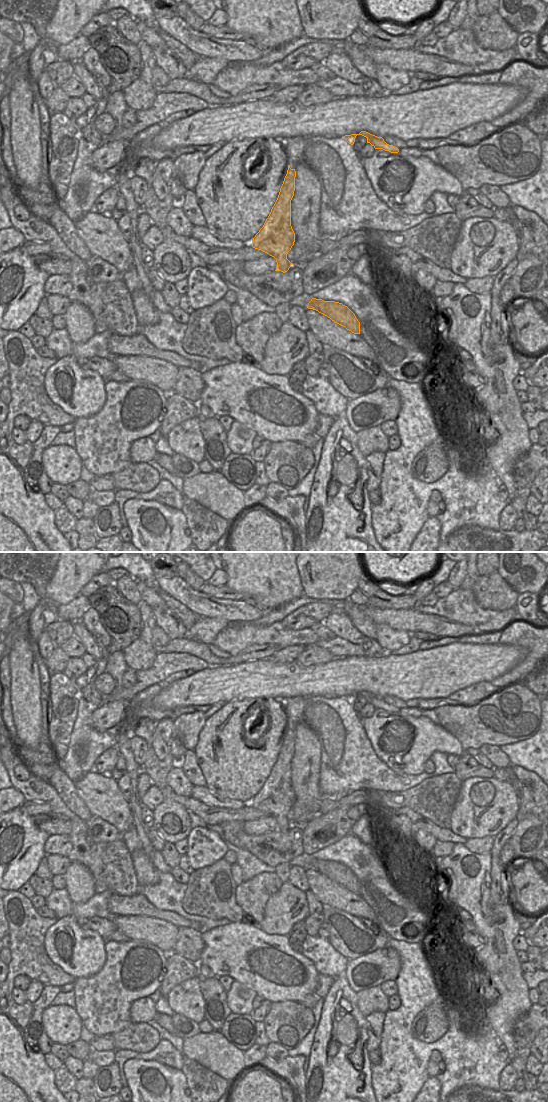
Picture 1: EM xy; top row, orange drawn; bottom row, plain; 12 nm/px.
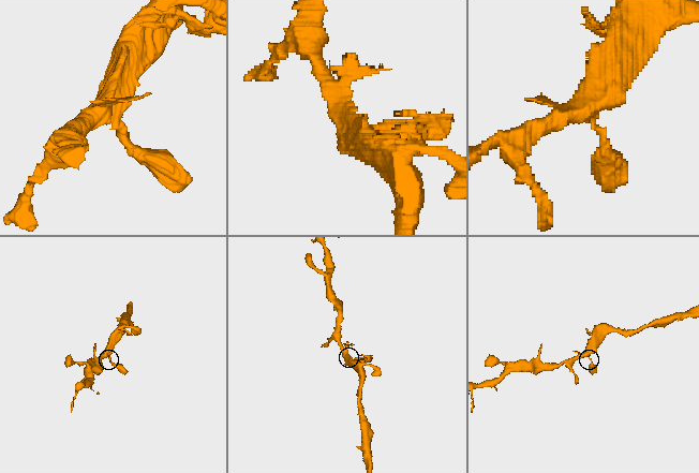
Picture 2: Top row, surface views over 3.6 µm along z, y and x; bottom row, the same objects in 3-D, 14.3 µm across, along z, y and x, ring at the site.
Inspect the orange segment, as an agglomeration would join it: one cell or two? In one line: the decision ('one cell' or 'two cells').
one cell

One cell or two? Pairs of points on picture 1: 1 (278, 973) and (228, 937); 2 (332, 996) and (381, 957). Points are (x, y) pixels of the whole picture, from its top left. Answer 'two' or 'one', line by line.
1: one
2: two

